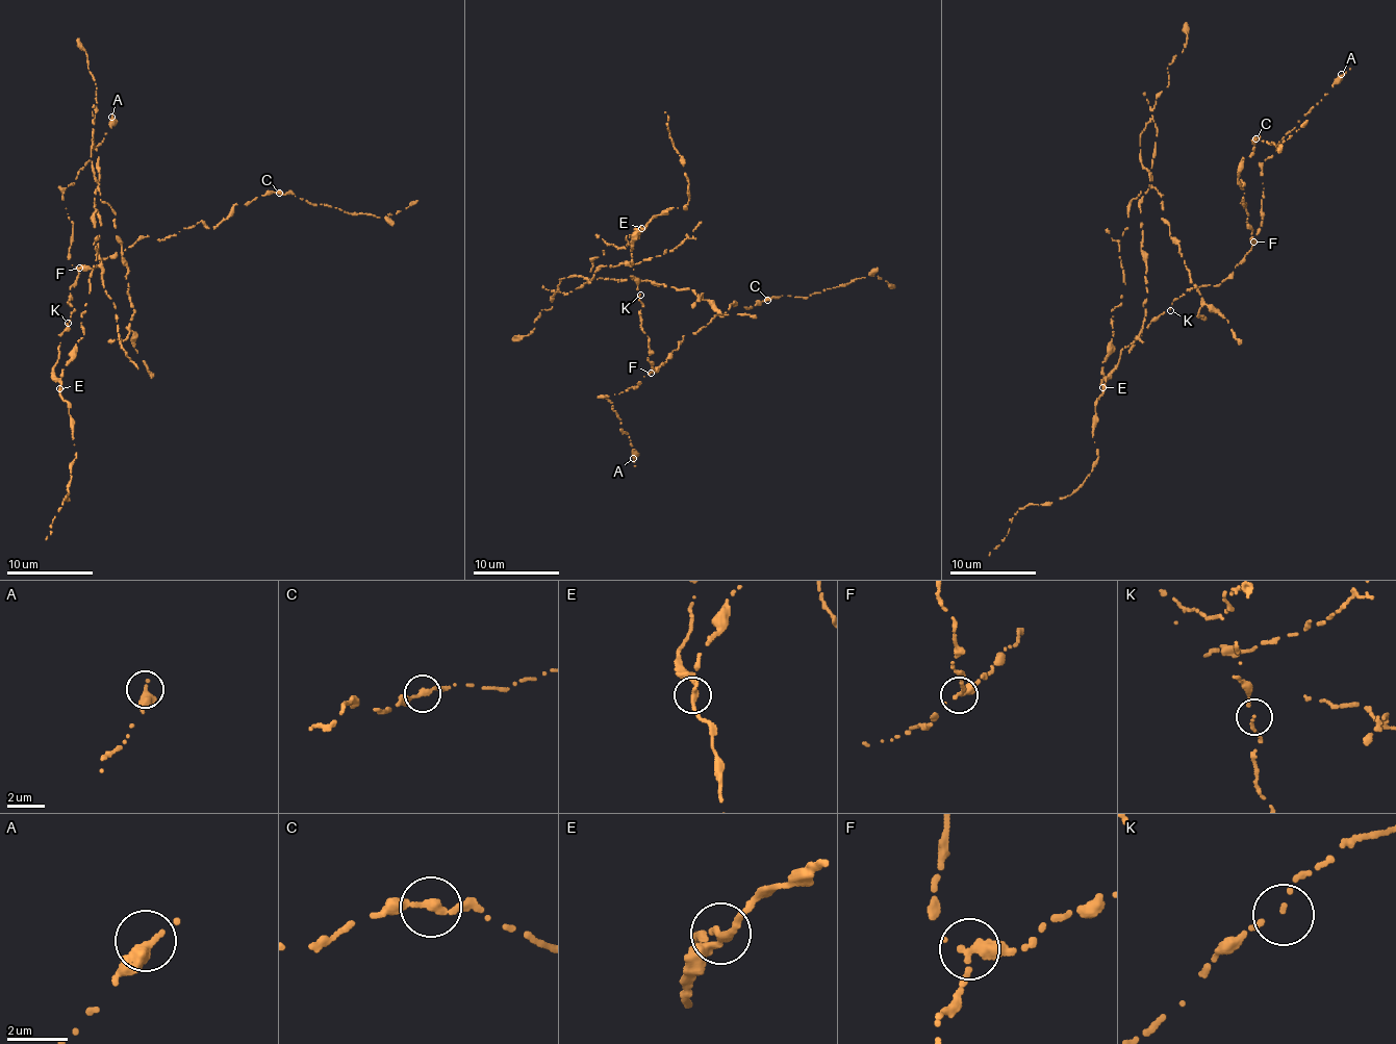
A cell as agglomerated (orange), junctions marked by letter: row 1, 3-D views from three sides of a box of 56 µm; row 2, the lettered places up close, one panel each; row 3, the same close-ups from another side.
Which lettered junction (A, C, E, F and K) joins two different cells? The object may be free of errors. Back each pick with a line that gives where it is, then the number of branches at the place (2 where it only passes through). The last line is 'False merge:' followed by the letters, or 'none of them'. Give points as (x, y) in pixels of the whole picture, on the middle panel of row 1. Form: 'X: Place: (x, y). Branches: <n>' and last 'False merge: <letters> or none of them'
E: Place: (641, 228). Branches: 2
False merge: E

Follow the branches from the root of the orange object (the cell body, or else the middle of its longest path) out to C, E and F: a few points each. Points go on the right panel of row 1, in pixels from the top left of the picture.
C: (1170, 310), (1187, 290), (1222, 282), (1253, 247), (1237, 179), (1255, 138)
E: (1170, 310), (1150, 322), (1148, 328), (1120, 352), (1118, 363), (1102, 386)
F: (1170, 310), (1171, 303), (1187, 290), (1222, 282), (1250, 251), (1253, 242)

